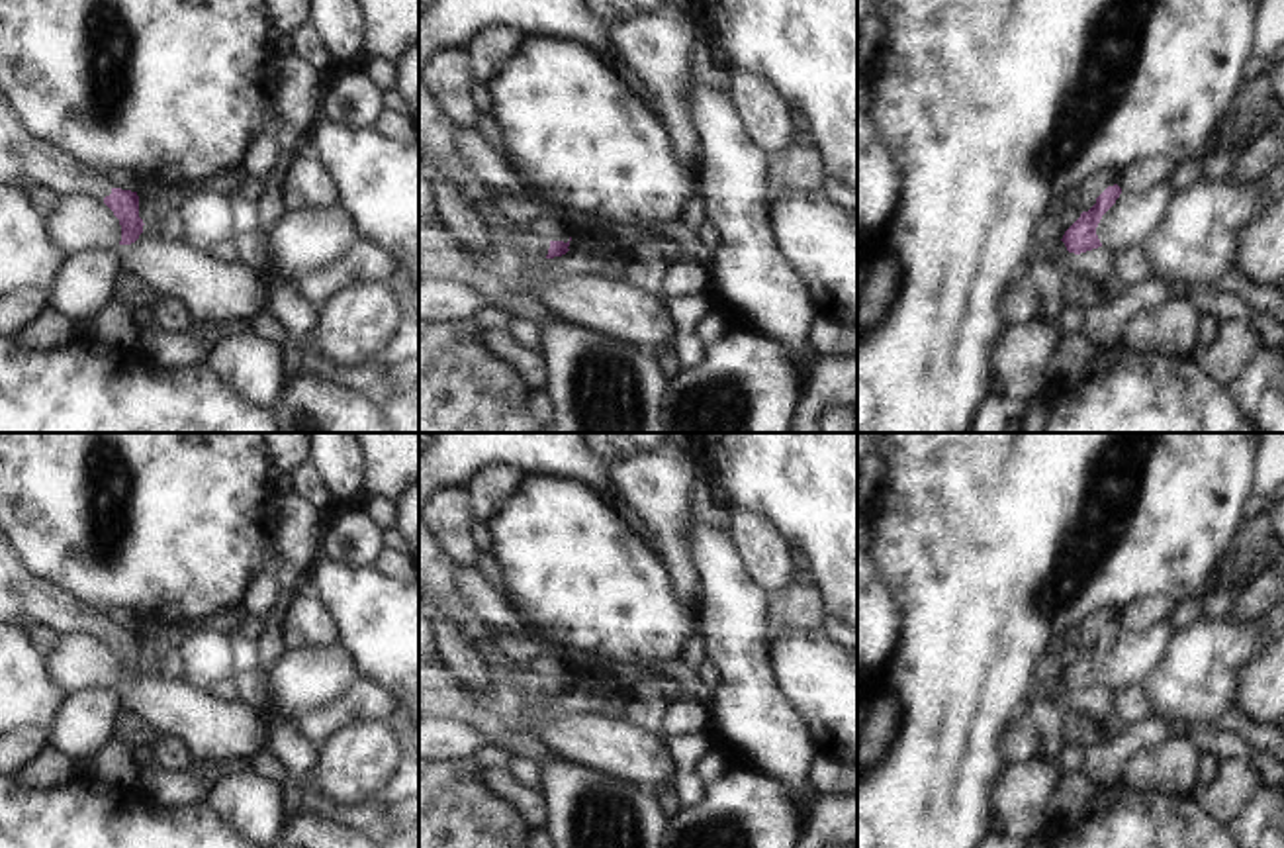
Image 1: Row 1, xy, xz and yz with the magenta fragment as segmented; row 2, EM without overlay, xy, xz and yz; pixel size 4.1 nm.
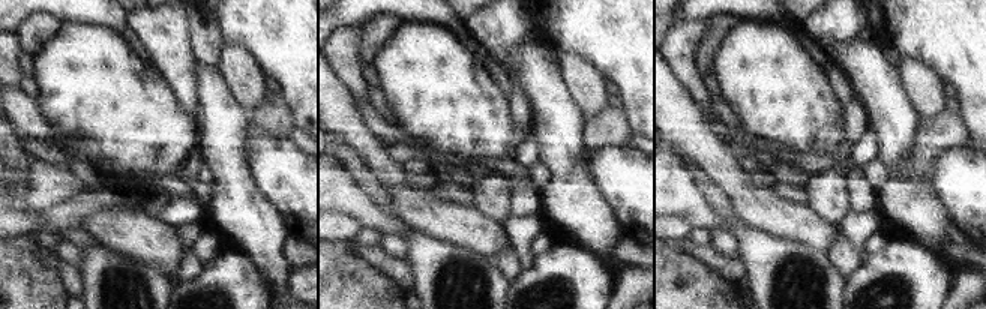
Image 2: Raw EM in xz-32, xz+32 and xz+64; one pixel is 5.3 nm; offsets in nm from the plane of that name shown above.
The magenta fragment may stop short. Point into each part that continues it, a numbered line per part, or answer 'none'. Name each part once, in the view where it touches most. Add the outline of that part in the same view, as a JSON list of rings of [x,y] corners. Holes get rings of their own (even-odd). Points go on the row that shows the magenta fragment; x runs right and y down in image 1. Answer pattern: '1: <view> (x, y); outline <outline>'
1: xz (511, 249); outline [[[487,223],[487,237],[485,251],[470,249],[470,253],[478,266],[501,282],[519,276],[528,264],[544,260],[550,249],[550,239],[513,225]]]

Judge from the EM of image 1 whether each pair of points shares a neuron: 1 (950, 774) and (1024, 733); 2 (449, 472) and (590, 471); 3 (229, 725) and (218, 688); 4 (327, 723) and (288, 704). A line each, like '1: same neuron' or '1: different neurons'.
1: different neurons
2: same neuron
3: different neurons
4: different neurons

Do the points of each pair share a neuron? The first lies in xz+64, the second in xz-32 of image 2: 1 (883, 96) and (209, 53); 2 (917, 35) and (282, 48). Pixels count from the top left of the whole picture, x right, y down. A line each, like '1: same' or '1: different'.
1: different
2: same

